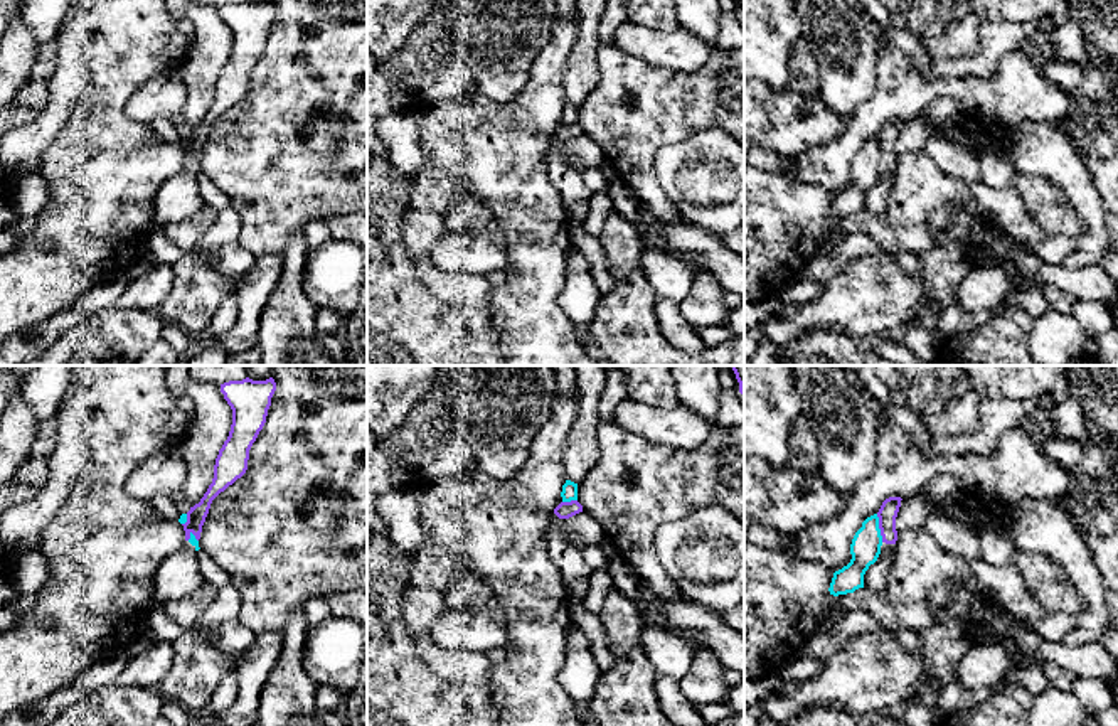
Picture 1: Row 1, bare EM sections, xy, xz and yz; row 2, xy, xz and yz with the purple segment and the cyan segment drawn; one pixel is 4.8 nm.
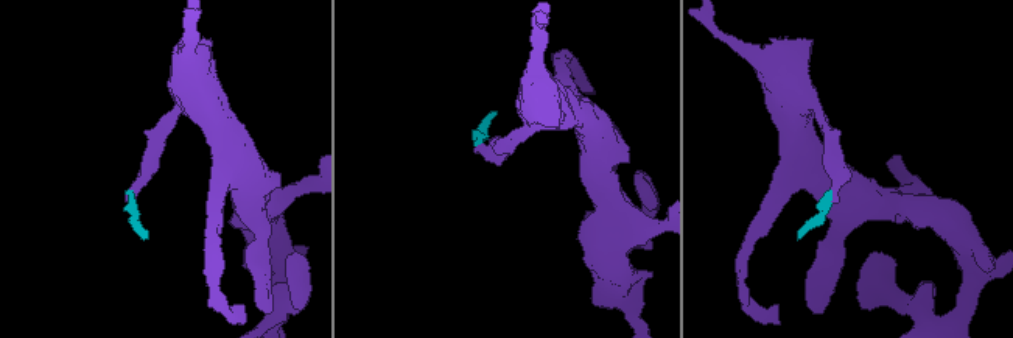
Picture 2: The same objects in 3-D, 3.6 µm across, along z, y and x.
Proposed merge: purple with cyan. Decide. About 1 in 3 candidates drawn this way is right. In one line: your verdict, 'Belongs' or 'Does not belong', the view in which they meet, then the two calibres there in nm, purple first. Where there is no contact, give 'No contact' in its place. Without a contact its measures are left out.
Does not belong. Touches purple in yz. Thickness 90 nm (purple) against 140 nm

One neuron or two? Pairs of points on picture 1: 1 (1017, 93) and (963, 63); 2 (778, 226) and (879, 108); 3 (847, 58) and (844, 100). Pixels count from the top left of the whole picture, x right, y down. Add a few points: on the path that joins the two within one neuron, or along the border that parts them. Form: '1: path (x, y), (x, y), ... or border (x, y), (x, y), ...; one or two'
1: border (1017, 49), (1000, 59), (992, 78), (952, 80); two
2: border (782, 174), (815, 182), (832, 196); two
3: path (847, 68), (844, 90); one

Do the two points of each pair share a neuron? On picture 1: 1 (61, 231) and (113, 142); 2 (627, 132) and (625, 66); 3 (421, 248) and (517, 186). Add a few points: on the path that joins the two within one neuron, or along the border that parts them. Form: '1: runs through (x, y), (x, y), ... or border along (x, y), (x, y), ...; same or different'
1: runs through (83, 209), (101, 191), (103, 172), (108, 164); same
2: runs through (627, 115), (620, 105), (625, 83); same
3: border along (411, 208), (436, 211), (445, 216); different

